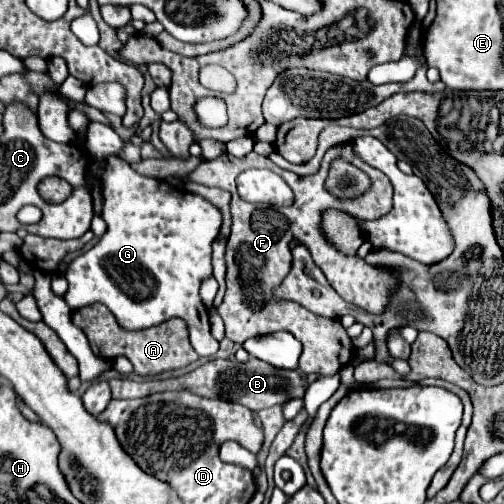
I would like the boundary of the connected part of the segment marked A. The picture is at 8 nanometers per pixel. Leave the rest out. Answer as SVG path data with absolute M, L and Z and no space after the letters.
M94 304L88 308L82 308L76 312L76 322L84 326L84 332L90 340L90 346L94 354L102 356L104 360L114 360L116 356L128 356L128 360L134 364L134 372L140 376L154 376L164 370L176 370L182 366L188 366L198 360L196 350L192 348L188 340L188 328L180 318L172 318L168 322L162 322L158 326L152 326L148 330L126 330L116 324L116 318L104 304Z

